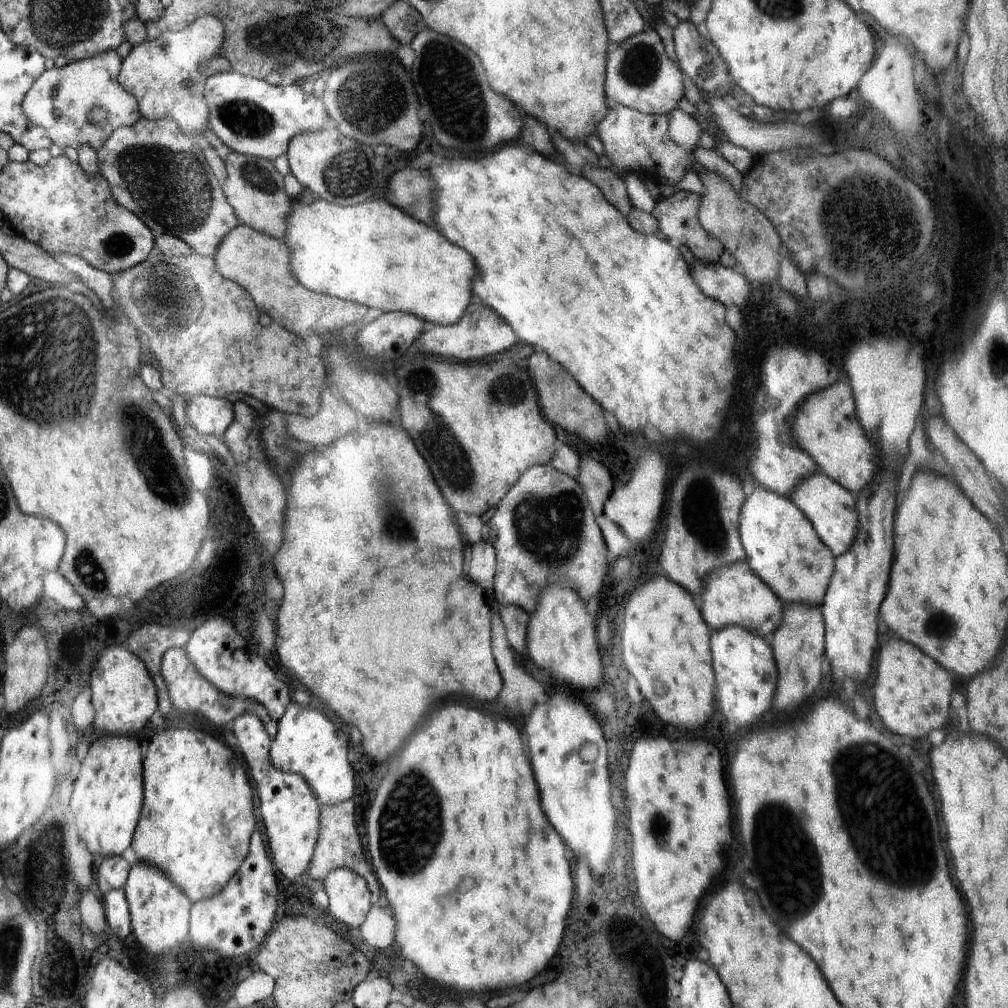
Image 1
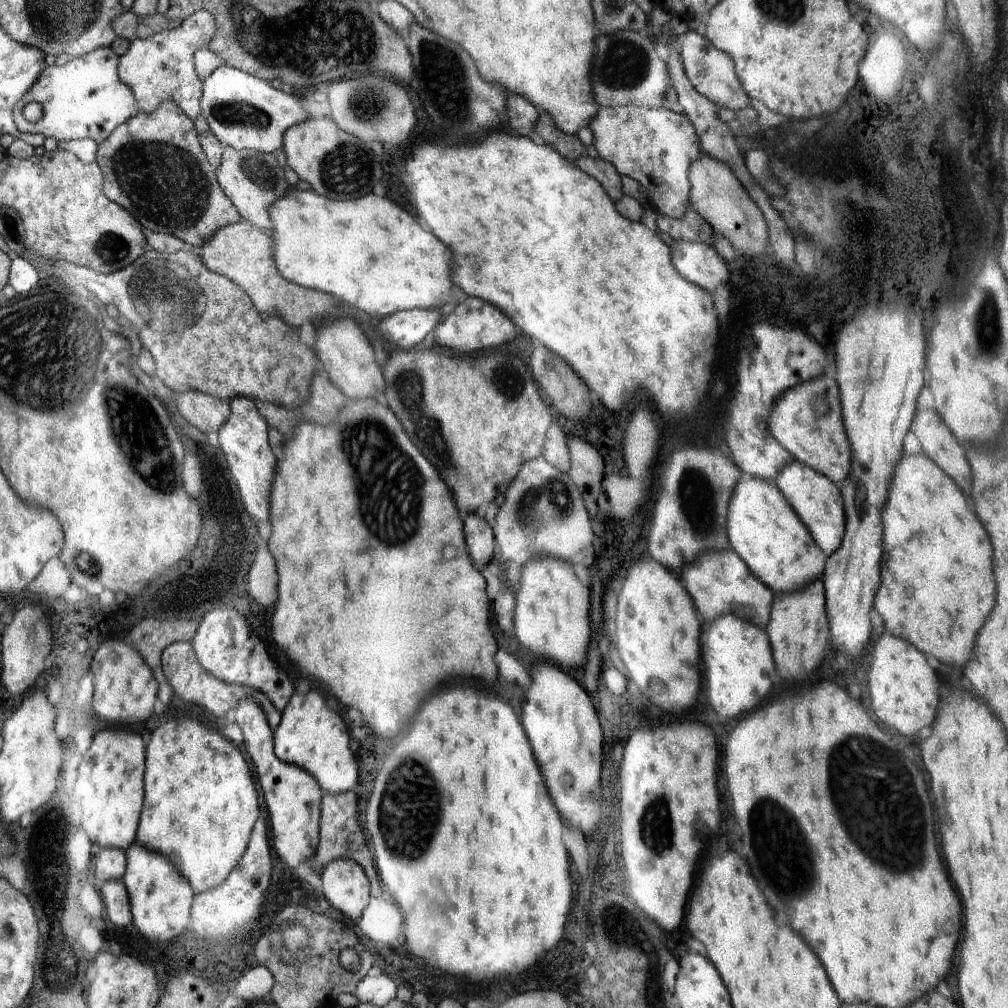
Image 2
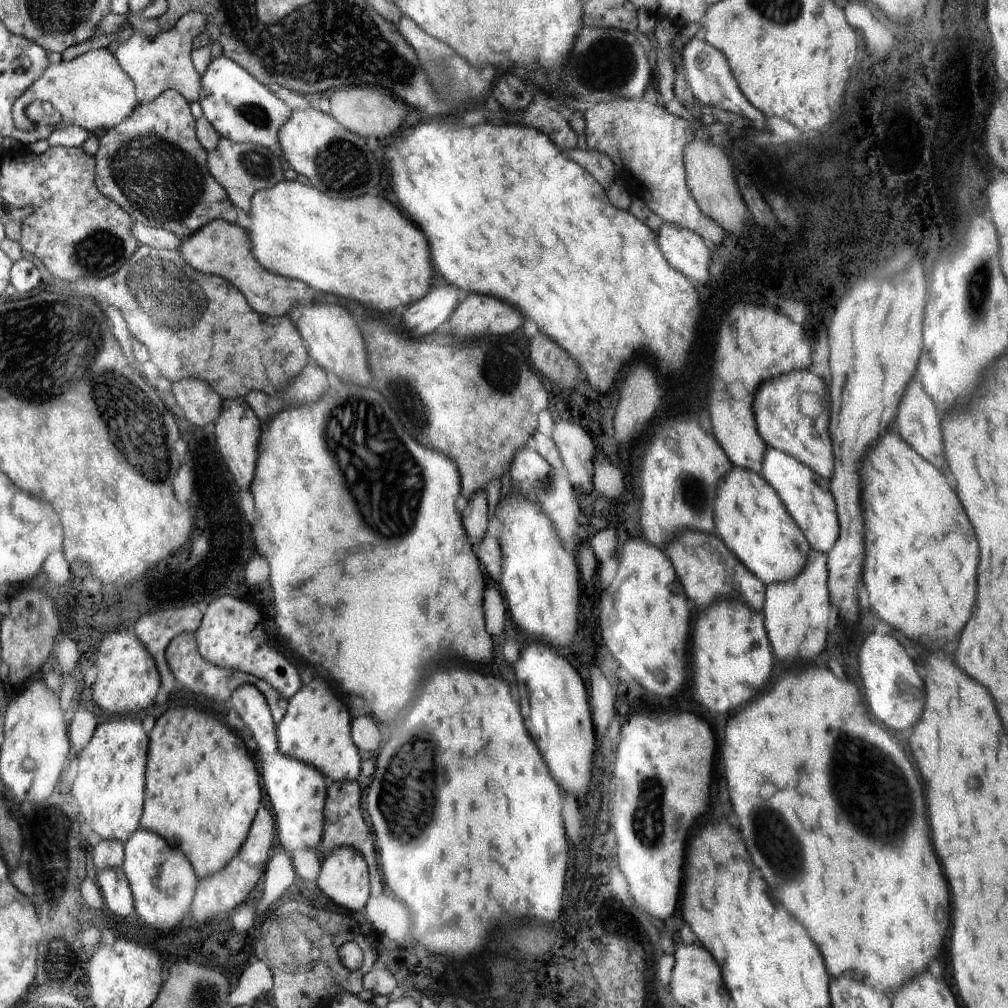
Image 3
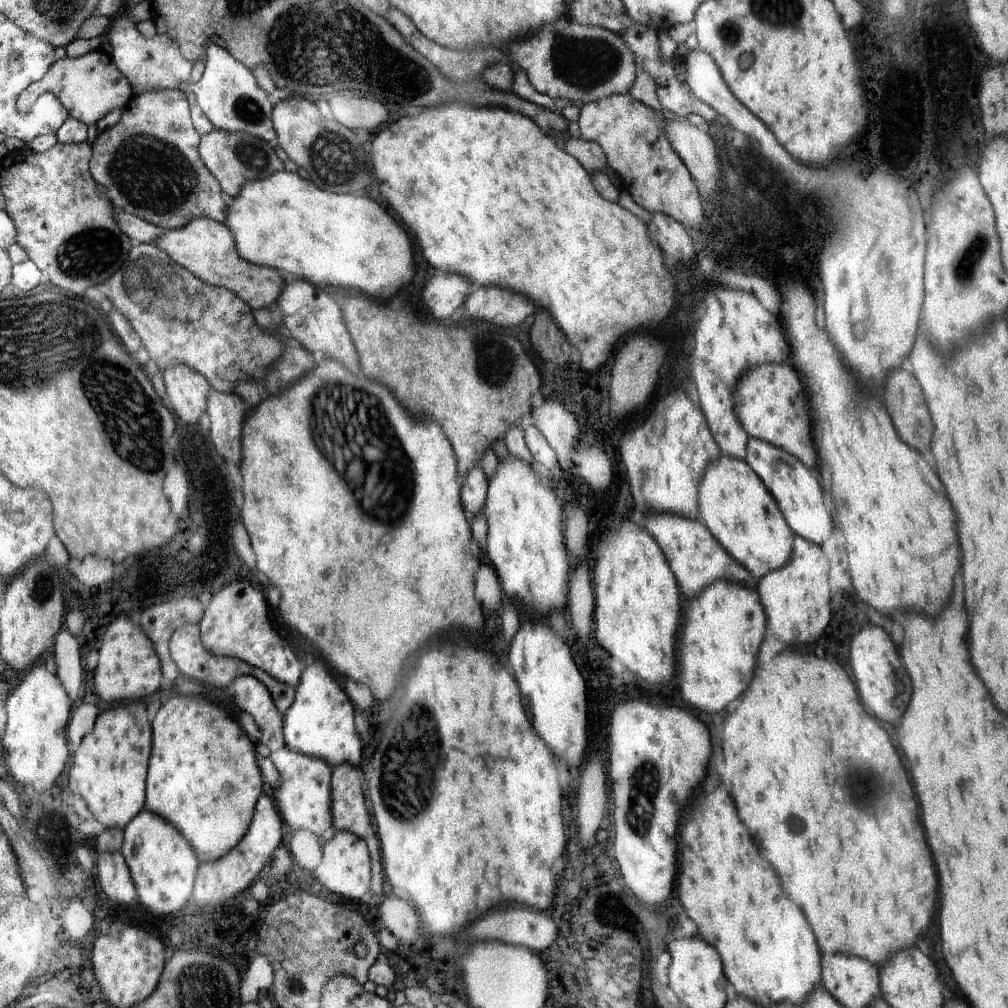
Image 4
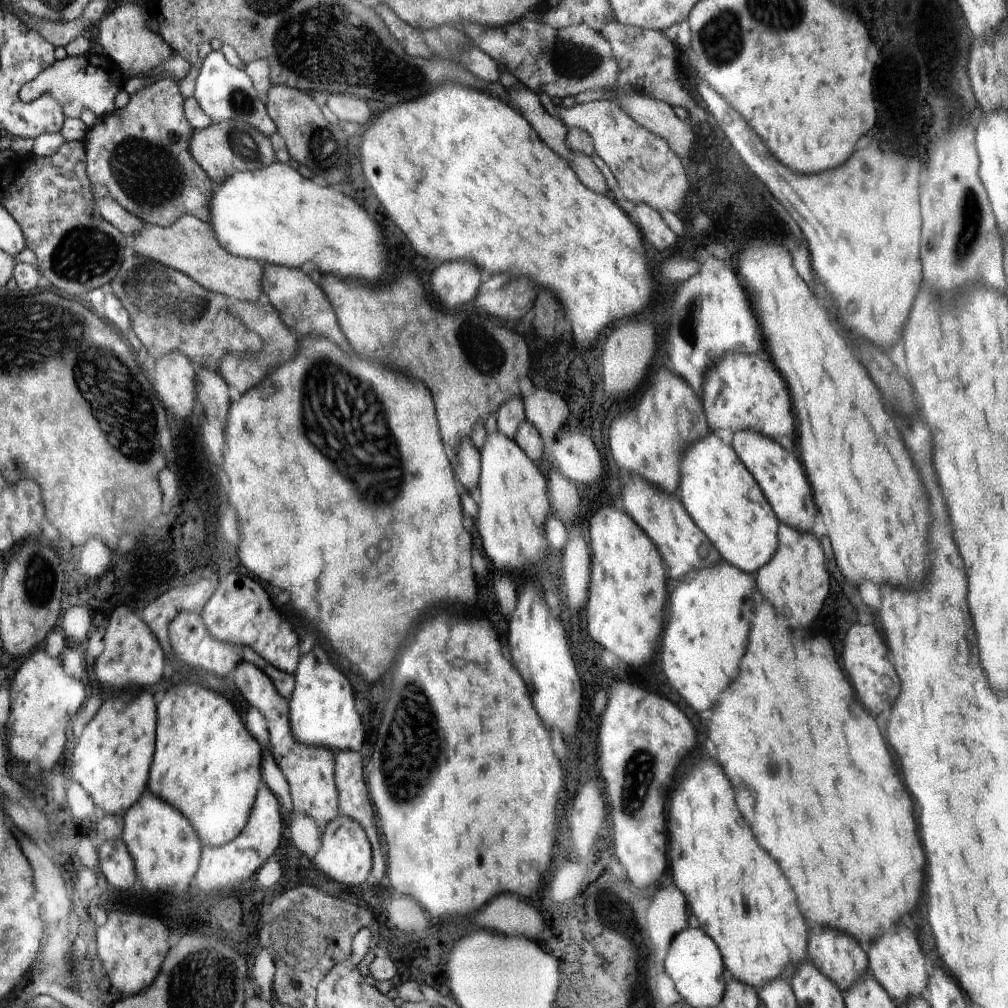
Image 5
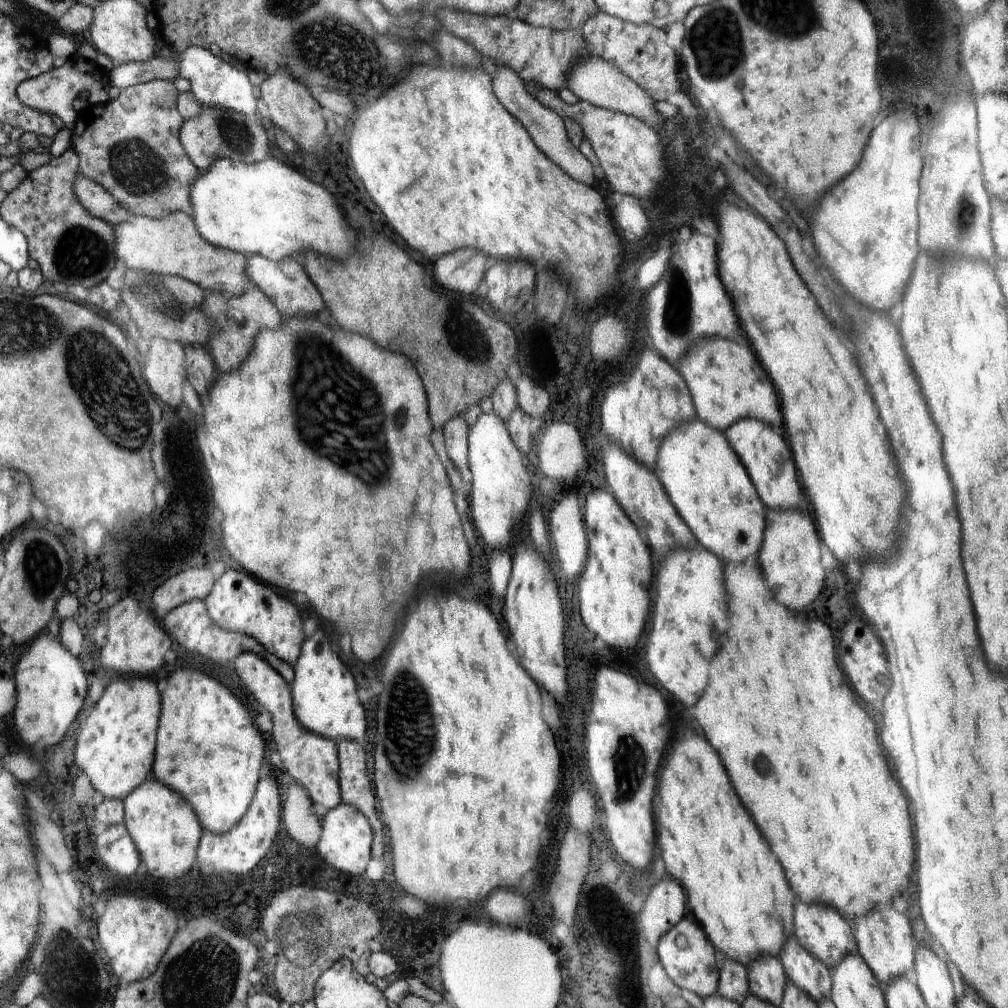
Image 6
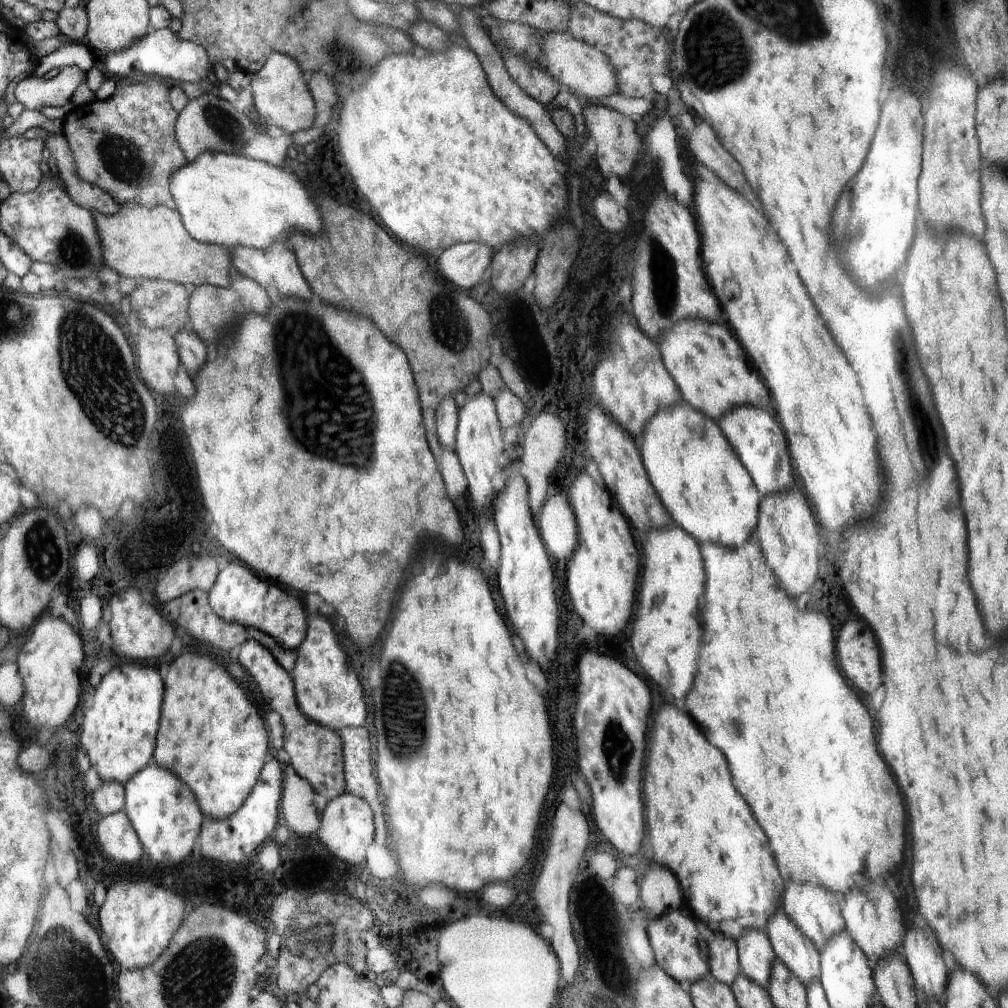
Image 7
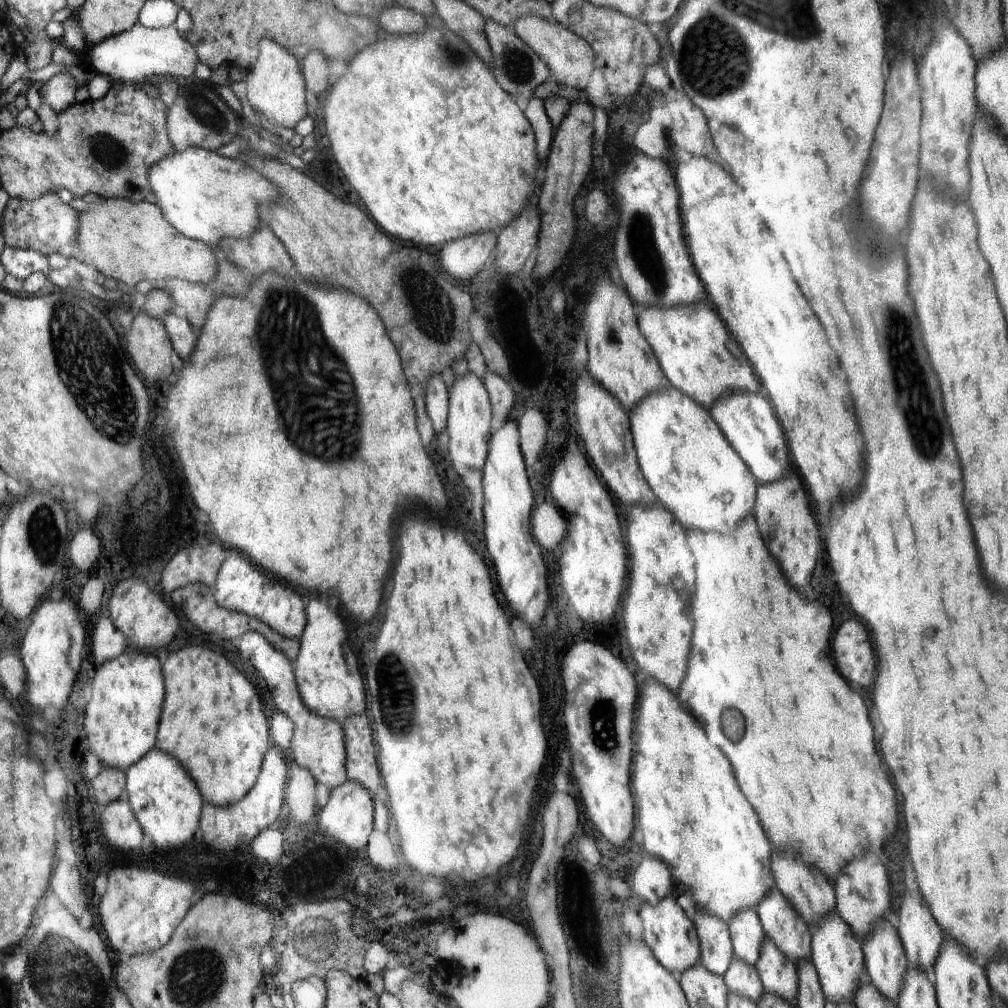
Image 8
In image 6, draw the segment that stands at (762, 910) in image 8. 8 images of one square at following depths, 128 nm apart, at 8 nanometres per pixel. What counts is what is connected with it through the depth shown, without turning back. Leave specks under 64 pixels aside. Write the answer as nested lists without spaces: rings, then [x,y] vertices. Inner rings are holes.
[[[792,934],[777,956],[787,979],[814,1001],[831,996],[831,972],[818,958],[804,949]]]

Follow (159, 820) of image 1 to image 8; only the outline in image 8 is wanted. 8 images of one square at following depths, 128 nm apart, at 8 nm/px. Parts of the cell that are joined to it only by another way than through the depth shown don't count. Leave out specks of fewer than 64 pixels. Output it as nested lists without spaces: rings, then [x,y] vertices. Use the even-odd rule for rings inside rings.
[[[184,646],[178,652],[172,652],[162,666],[162,674],[166,682],[166,700],[156,750],[172,754],[184,766],[184,772],[194,780],[204,804],[230,806],[240,802],[256,784],[268,748],[268,720],[264,718],[256,688],[230,660],[204,646]]]

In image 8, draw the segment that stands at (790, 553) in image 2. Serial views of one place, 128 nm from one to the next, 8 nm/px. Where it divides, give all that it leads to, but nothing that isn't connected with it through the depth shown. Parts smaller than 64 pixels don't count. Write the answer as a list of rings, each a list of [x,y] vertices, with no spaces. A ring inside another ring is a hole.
[[[668,388],[648,394],[628,412],[630,432],[634,440],[638,464],[656,498],[678,518],[682,526],[706,532],[730,534],[752,512],[756,498],[756,482],[748,467],[734,450],[707,408],[684,396],[680,390]]]

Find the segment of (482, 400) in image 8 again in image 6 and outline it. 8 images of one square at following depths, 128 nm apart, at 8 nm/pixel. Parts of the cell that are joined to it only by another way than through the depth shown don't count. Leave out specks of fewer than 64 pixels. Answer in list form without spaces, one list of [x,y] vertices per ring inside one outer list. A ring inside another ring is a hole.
[[[494,412],[482,414],[474,426],[467,431],[469,472],[471,473],[472,518],[480,530],[484,542],[490,548],[502,548],[516,540],[514,532],[520,532],[520,524],[528,510],[528,502],[534,496],[530,482],[534,480],[526,472],[520,453],[512,443],[505,422]]]

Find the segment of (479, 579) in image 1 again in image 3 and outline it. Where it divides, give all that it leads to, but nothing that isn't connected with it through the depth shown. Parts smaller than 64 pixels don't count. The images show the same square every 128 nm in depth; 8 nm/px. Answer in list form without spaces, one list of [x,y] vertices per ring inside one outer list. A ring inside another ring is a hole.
[[[485,490],[476,492],[476,496],[472,496],[468,501],[468,506],[464,508],[462,514],[462,522],[464,528],[472,540],[474,552],[478,548],[478,542],[486,536],[488,532],[488,501],[486,500]]]

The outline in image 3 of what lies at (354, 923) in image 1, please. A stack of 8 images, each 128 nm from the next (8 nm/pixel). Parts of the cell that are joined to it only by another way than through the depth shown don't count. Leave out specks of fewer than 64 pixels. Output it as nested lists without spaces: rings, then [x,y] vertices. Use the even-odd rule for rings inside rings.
[[[336,848],[322,857],[316,885],[338,906],[364,912],[370,892],[370,875],[356,848]]]

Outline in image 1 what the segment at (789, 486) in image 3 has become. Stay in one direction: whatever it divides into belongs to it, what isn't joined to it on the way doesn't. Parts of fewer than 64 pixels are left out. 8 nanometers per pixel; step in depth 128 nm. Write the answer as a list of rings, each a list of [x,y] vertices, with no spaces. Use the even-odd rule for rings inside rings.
[[[813,473],[809,477],[803,477],[797,483],[790,498],[814,526],[818,538],[832,550],[834,558],[852,548],[852,542],[856,540],[856,532],[858,532],[858,510],[852,493],[833,482],[828,476]]]

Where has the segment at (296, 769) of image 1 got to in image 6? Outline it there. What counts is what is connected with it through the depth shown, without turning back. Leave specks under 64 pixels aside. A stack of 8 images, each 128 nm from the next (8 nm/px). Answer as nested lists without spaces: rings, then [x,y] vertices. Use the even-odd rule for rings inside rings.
[[[316,630],[310,638],[305,638],[301,647],[300,657],[294,664],[294,679],[291,683],[292,705],[296,719],[308,731],[321,735],[326,739],[332,739],[336,742],[343,739],[360,741],[366,734],[366,712],[364,706],[358,700],[358,690],[352,674],[346,674],[344,662],[330,650],[330,640],[324,634],[324,630]]]

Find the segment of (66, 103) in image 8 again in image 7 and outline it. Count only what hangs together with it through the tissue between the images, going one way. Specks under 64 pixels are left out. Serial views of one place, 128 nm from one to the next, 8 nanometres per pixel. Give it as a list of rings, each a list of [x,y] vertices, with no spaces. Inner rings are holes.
[[[76,66],[60,69],[52,79],[26,77],[17,83],[14,94],[24,108],[40,112],[43,107],[64,106],[74,90],[85,81],[86,73]]]

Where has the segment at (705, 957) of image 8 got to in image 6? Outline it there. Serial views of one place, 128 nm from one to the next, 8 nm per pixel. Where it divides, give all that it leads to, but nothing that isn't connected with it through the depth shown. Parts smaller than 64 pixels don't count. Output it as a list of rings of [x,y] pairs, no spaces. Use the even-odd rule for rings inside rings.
[[[723,958],[722,967],[719,967],[717,994],[738,1004],[749,992],[748,974],[746,966],[735,959]]]

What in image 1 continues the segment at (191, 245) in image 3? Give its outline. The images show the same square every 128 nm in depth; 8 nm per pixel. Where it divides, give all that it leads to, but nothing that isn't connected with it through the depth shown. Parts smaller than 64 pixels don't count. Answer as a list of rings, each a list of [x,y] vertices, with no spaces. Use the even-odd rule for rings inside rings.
[[[243,224],[237,225],[220,244],[215,253],[215,264],[223,278],[236,282],[244,288],[257,310],[264,310],[272,320],[284,324],[289,332],[306,336],[334,332],[350,324],[358,324],[366,314],[366,308],[340,298],[310,292],[289,272],[289,253],[285,242],[257,232]]]

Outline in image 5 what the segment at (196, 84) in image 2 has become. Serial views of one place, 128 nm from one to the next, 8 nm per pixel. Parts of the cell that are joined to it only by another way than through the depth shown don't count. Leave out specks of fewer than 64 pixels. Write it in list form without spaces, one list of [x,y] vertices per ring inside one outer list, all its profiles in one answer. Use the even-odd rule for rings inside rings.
[[[122,2],[120,6],[111,10],[106,18],[102,18],[98,22],[100,51],[106,56],[110,56],[130,77],[154,72],[156,68],[160,68],[160,62],[170,60],[175,54],[163,37],[146,28],[146,24],[144,24],[146,16],[151,16],[151,14],[144,12],[143,5],[136,2]]]

